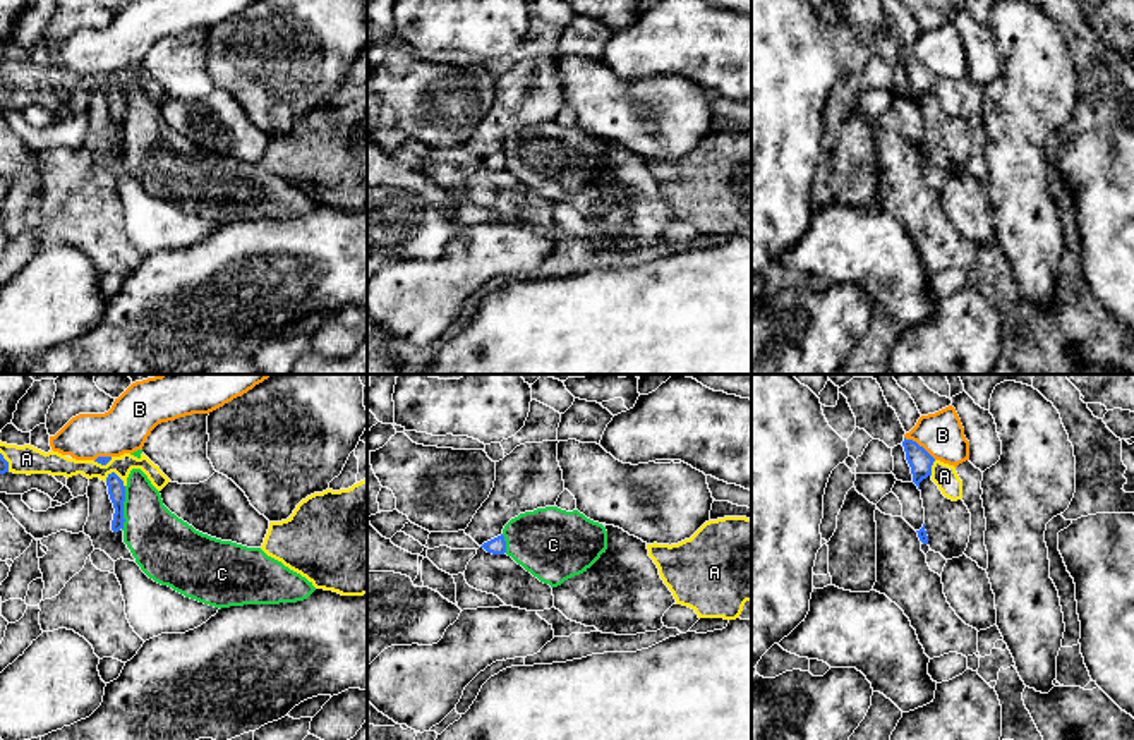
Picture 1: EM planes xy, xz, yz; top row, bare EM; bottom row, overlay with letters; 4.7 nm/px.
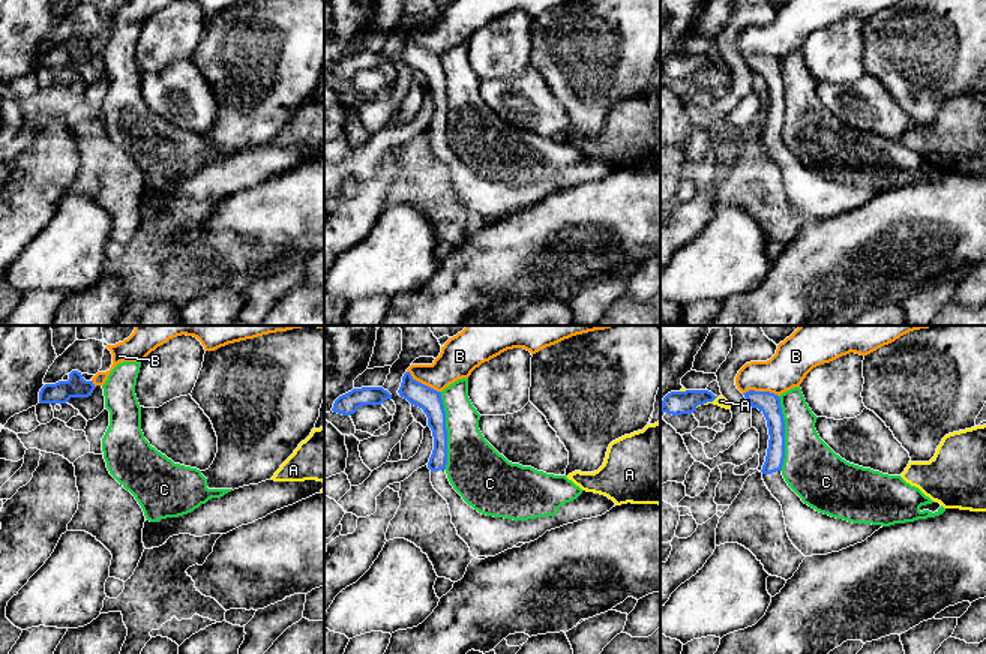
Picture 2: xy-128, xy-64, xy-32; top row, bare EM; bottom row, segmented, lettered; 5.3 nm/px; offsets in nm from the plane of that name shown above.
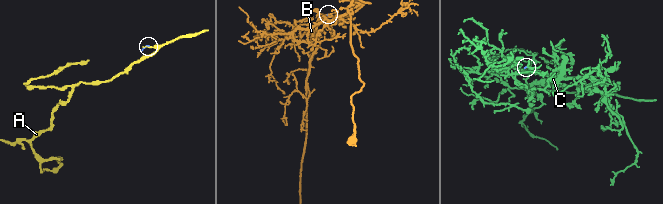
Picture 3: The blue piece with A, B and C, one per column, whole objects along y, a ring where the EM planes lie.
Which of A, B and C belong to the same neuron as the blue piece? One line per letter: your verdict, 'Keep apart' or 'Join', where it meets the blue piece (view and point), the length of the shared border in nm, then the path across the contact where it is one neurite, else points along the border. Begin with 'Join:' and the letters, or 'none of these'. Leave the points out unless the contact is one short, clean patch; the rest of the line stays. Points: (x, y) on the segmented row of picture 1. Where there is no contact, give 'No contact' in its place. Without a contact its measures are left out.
Join: none of these
A: Keep apart. Touches blue at xy (117, 476). Shared border 110 nm
B: Keep apart. Touches blue at yz (918, 445). Shared border 190 nm
C: Keep apart. Touches blue at xy (122, 509). Shared border 200 nm. Boundary: xy (126, 486), (122, 529)

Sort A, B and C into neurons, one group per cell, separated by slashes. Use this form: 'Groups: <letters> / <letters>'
Groups: A / B / C

